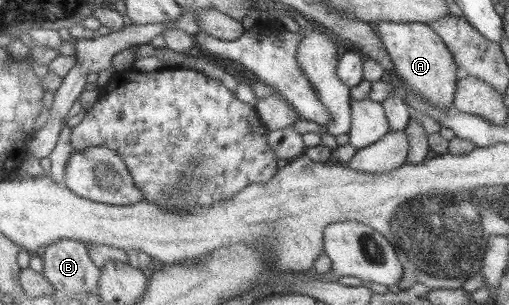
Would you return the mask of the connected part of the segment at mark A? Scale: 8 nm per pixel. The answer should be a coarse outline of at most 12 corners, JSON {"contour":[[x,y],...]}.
{"contour":[[426,23],[373,27],[403,86],[449,110],[461,73]]}

